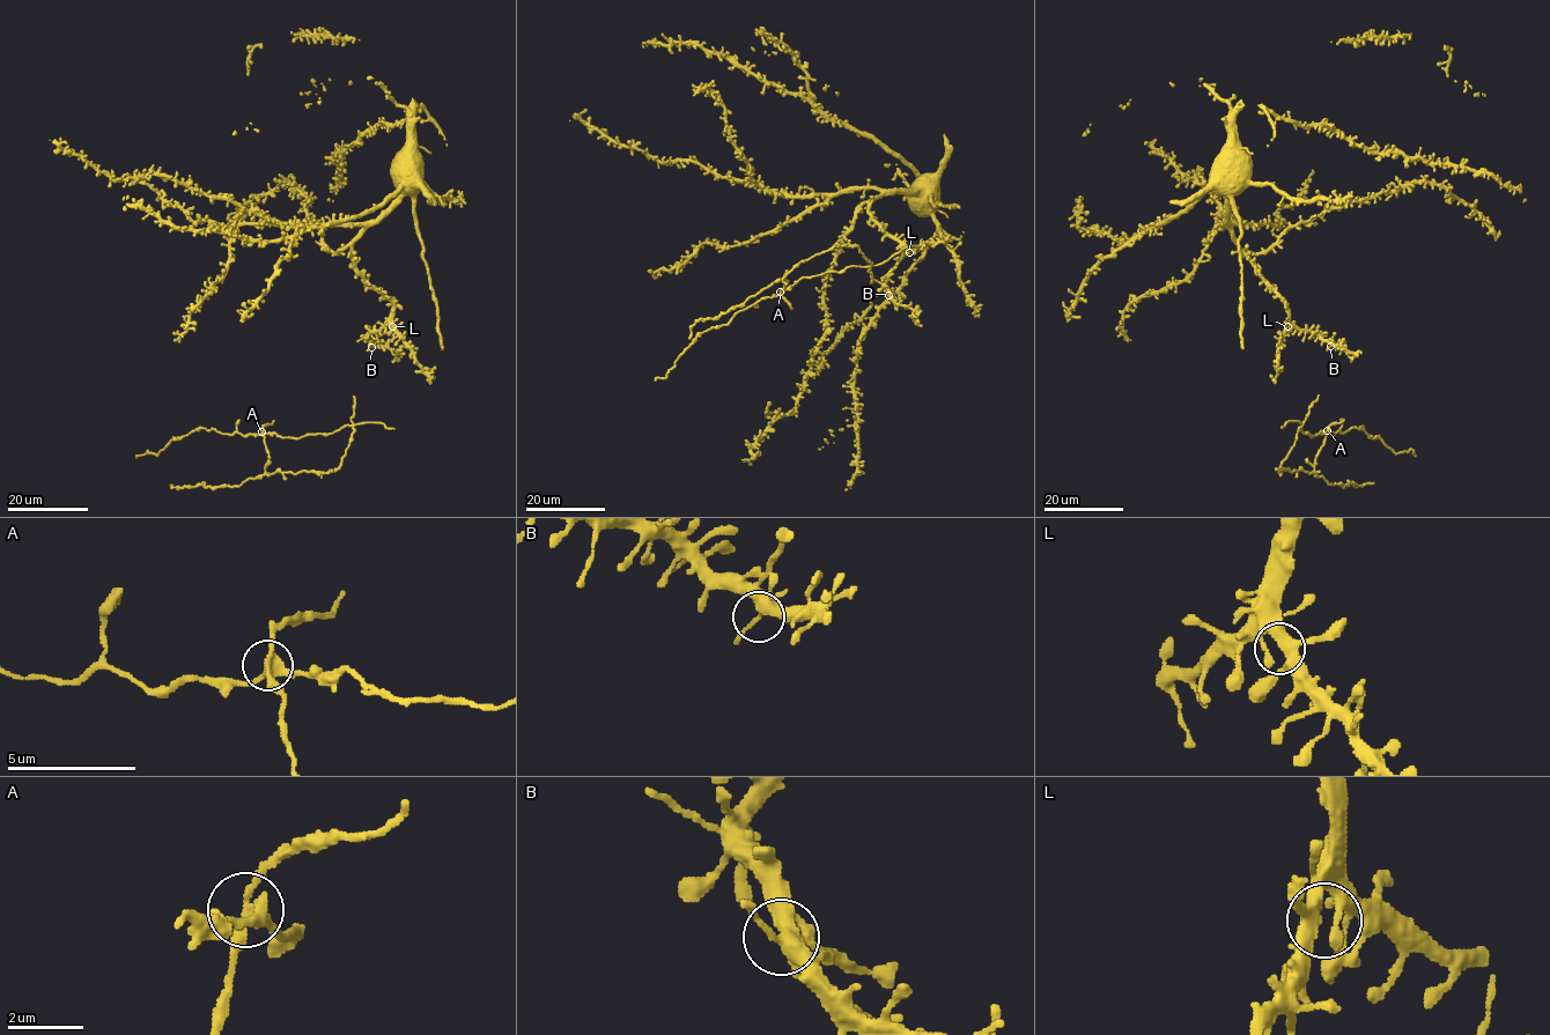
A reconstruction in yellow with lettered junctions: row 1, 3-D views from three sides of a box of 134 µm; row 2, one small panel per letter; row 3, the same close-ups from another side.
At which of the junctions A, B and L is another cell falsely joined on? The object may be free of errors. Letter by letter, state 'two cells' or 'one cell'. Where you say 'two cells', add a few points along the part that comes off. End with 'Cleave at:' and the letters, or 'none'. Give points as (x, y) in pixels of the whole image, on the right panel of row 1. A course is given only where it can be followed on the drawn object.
A: two cells | (1327, 430), (1312, 472), (1281, 471), (1308, 407), (1319, 394)
B: one cell
L: one cell
Cleave at: A

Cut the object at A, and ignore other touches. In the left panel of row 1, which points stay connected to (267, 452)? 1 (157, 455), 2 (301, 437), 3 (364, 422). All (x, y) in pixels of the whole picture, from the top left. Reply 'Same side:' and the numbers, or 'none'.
Same side: none

